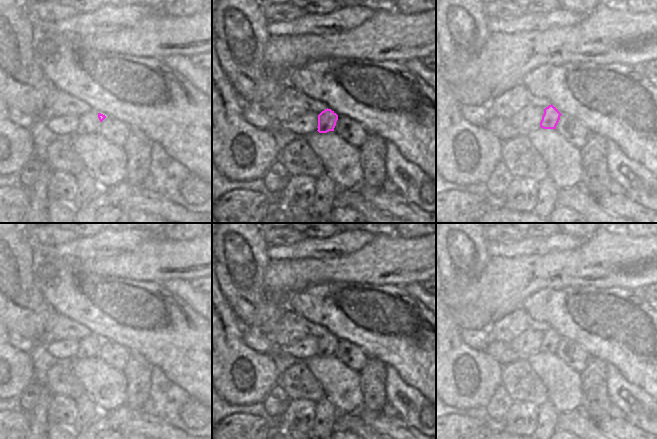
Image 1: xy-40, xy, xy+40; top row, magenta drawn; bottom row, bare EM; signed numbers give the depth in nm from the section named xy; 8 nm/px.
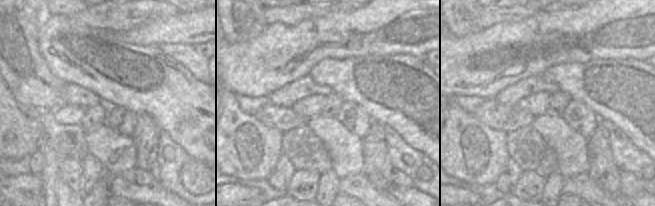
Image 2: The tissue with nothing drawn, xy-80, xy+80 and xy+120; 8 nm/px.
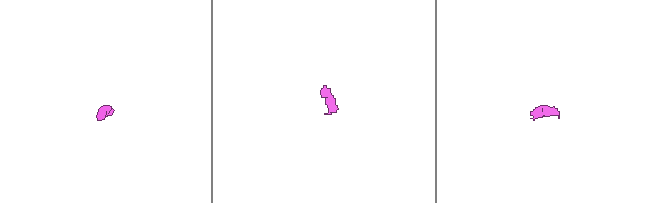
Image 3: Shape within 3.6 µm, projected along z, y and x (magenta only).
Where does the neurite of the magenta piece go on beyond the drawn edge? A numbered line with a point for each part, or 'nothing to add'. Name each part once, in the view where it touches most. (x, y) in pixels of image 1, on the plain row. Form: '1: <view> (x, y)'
1: xy-40 (89, 347)

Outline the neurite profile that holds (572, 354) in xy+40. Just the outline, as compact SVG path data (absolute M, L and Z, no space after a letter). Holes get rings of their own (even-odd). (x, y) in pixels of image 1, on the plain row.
M569 339L560 340L556 354L568 367L579 373L584 371L590 360L584 348Z

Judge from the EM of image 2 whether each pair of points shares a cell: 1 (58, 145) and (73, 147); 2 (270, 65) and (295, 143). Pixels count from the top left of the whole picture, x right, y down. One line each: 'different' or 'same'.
1: same
2: different

